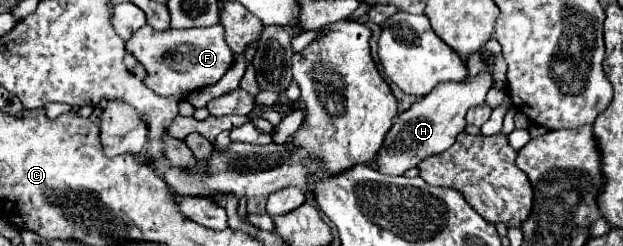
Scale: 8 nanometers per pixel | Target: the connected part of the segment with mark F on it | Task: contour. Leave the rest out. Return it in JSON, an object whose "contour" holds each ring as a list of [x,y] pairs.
{"contour":[[[145,25],[133,39],[127,41],[127,49],[137,57],[137,61],[147,69],[145,85],[161,97],[181,97],[189,93],[215,85],[233,65],[235,53],[225,41],[225,31],[221,25],[205,29],[165,29],[155,31]]]}

